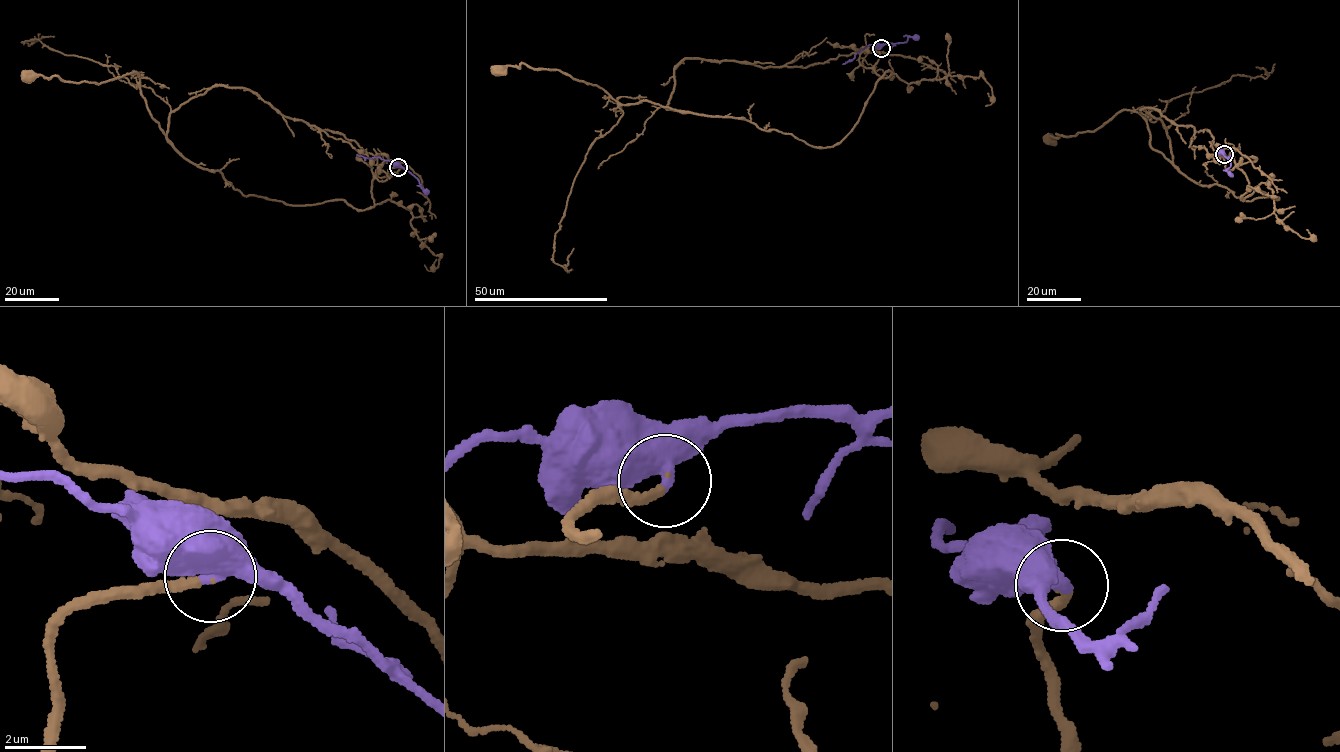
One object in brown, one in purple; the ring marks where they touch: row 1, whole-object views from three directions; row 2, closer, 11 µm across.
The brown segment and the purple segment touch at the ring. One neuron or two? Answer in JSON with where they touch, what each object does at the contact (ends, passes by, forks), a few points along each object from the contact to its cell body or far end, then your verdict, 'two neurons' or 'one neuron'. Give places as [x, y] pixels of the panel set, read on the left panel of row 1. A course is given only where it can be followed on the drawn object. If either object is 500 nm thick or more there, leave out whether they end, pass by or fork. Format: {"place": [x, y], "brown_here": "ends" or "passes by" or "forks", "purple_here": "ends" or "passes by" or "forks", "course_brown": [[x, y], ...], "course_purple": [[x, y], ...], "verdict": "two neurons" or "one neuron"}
{"place": [398, 167], "course_brown": [[398, 167], [374, 178], [365, 209], [244, 196], [175, 150], [135, 72], [99, 83], [28, 76]], "course_purple": [[398, 166], [378, 157], [364, 158], [357, 154]], "verdict": "one neuron"}

